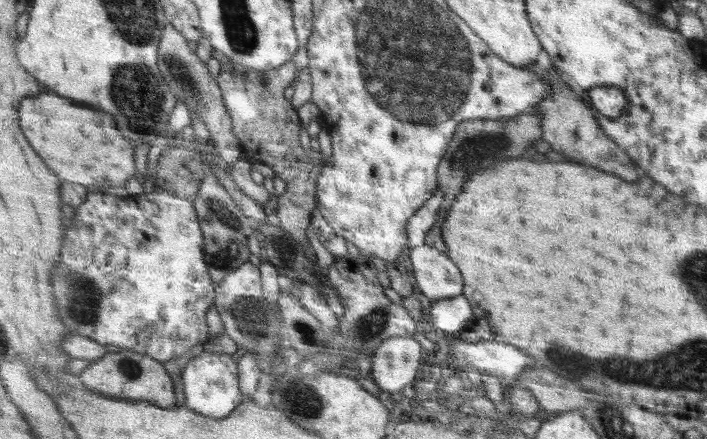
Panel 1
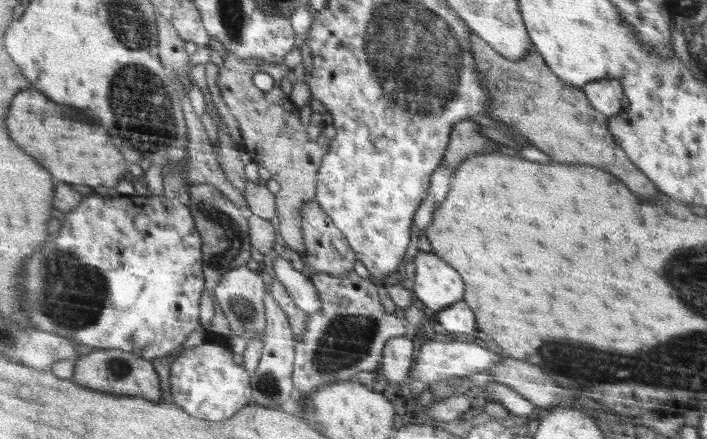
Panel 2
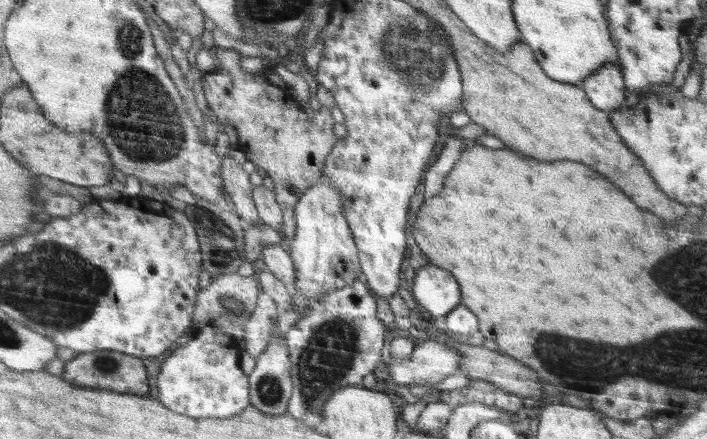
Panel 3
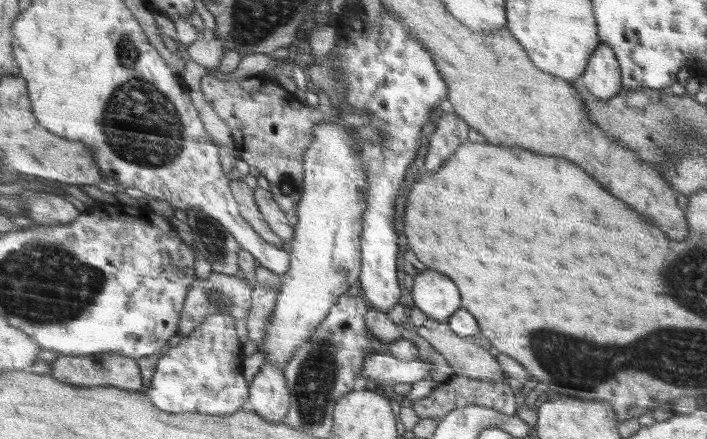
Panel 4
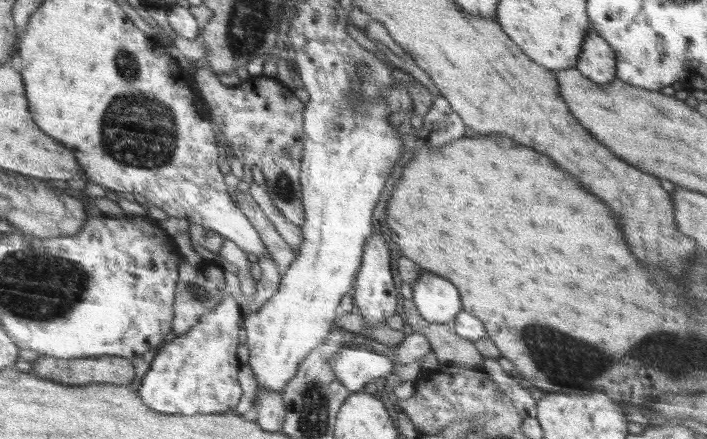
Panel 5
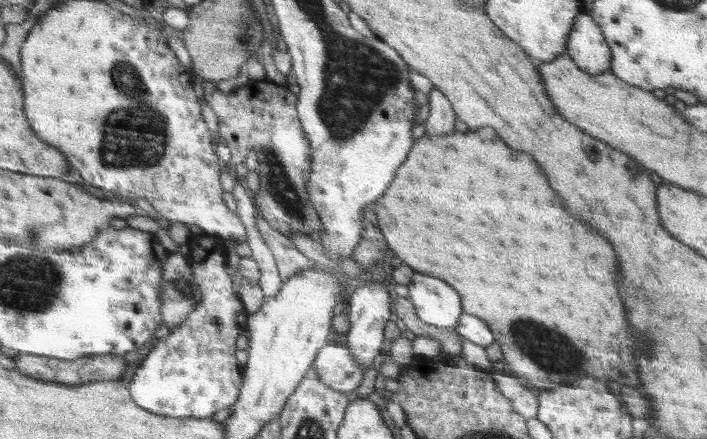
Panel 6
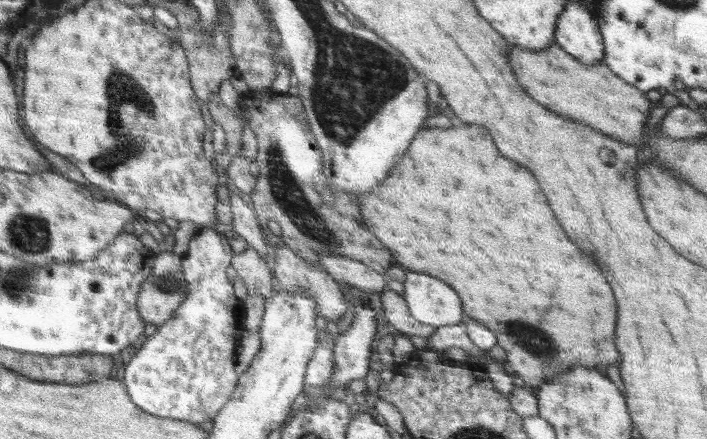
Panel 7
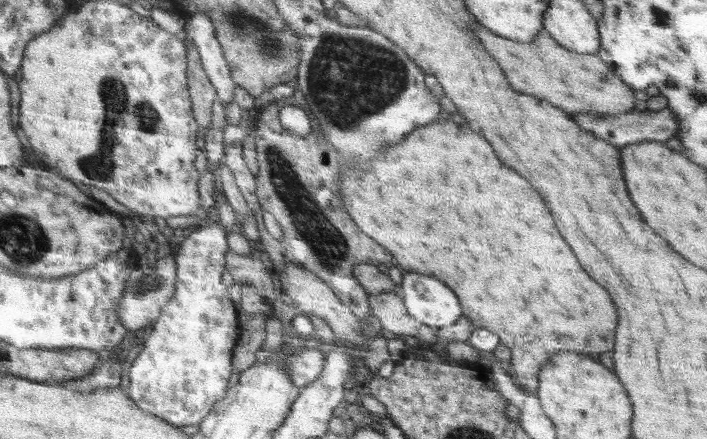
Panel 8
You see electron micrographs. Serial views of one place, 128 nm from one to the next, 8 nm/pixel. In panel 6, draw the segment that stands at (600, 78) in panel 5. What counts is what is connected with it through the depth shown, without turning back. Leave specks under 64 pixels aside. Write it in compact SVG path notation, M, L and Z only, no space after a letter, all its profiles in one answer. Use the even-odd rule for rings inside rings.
M585 11L579 16L578 28L570 36L570 56L578 68L592 74L601 75L612 66L612 49L605 39L602 28Z

